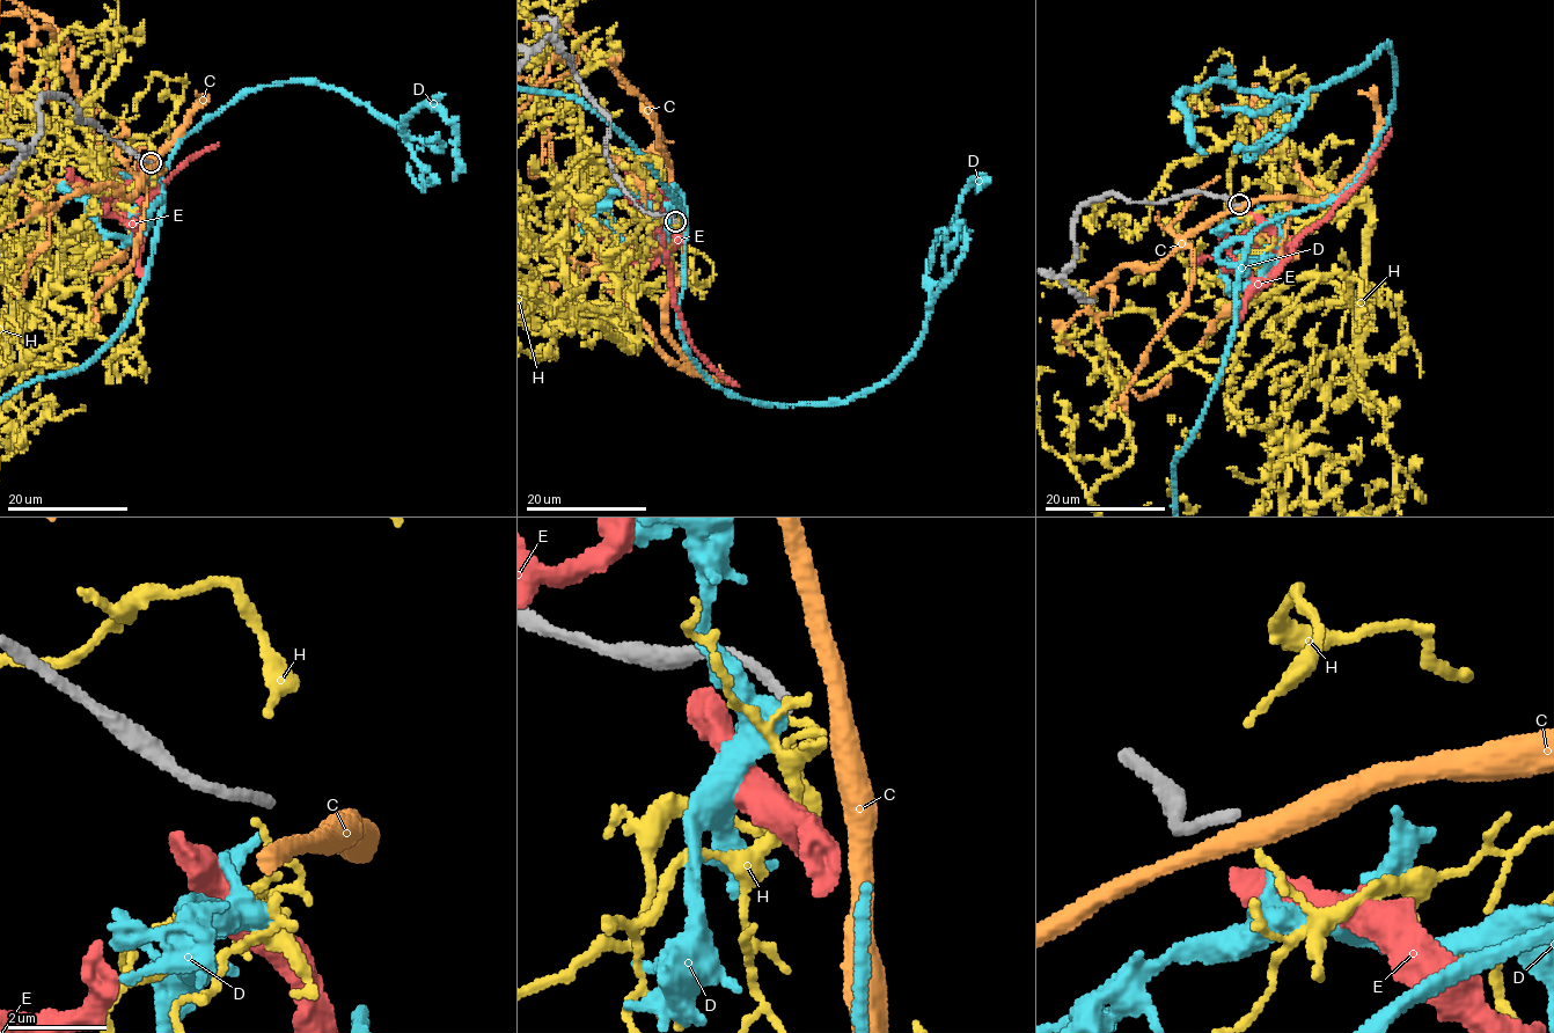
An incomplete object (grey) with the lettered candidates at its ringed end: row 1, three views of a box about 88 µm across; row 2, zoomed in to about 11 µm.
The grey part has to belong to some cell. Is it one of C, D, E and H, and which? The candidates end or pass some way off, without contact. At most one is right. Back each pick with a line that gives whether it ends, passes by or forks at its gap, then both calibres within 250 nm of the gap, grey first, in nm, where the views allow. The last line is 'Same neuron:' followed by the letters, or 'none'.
Same neuron: none

